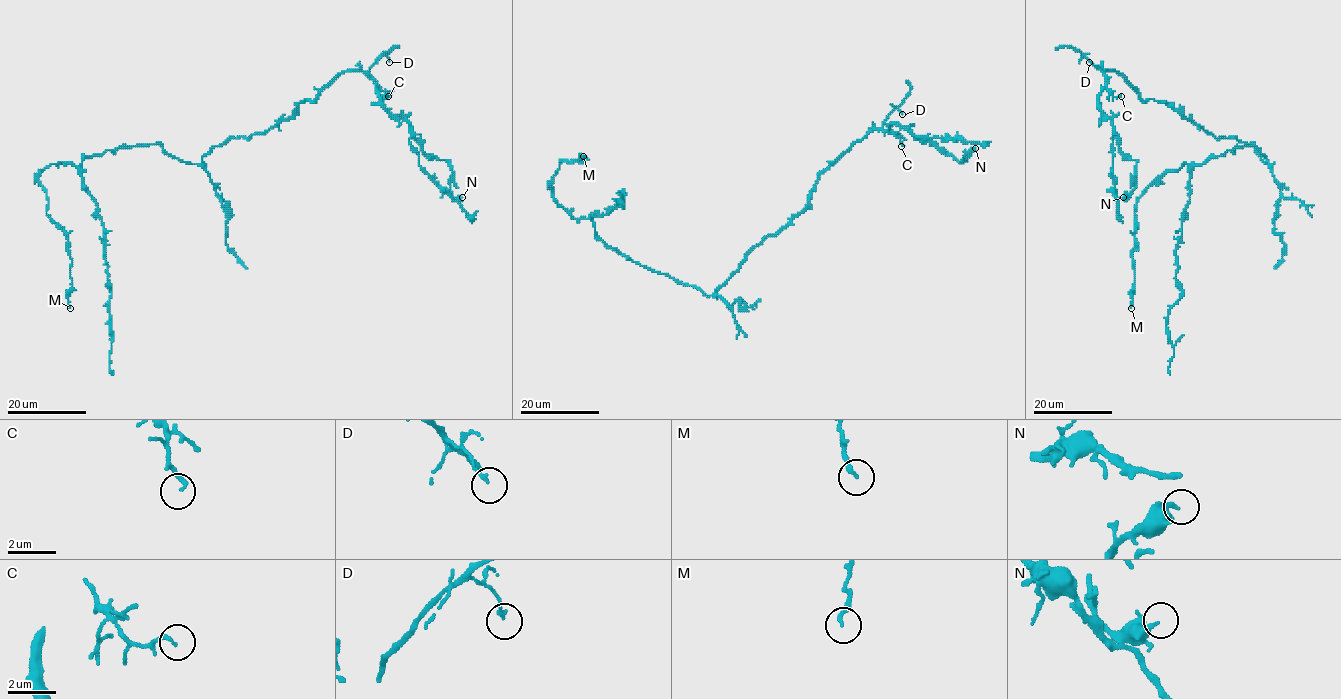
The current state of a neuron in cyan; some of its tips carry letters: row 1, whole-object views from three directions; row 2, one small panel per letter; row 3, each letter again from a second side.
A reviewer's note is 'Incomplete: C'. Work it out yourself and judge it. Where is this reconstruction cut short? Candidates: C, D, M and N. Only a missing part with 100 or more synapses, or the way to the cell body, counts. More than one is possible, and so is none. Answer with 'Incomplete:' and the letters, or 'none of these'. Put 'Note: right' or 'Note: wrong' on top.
Note: wrong
Incomplete: none of these

